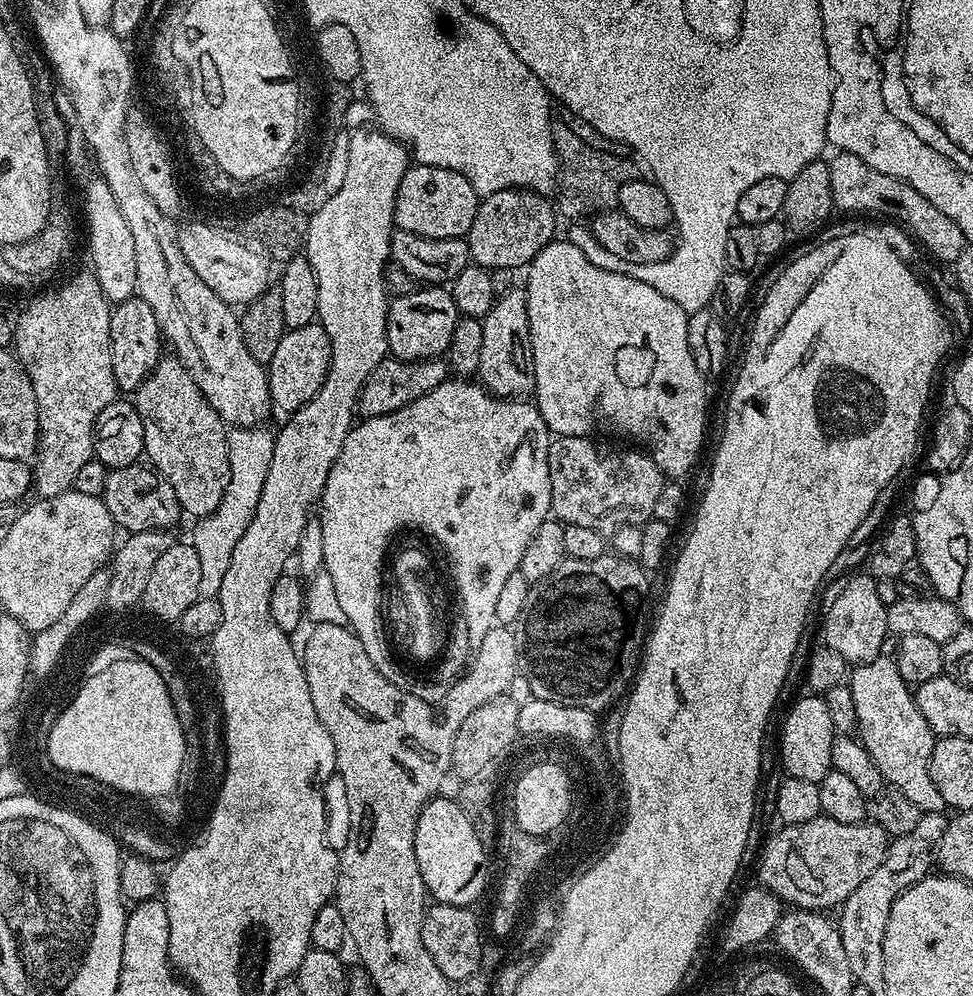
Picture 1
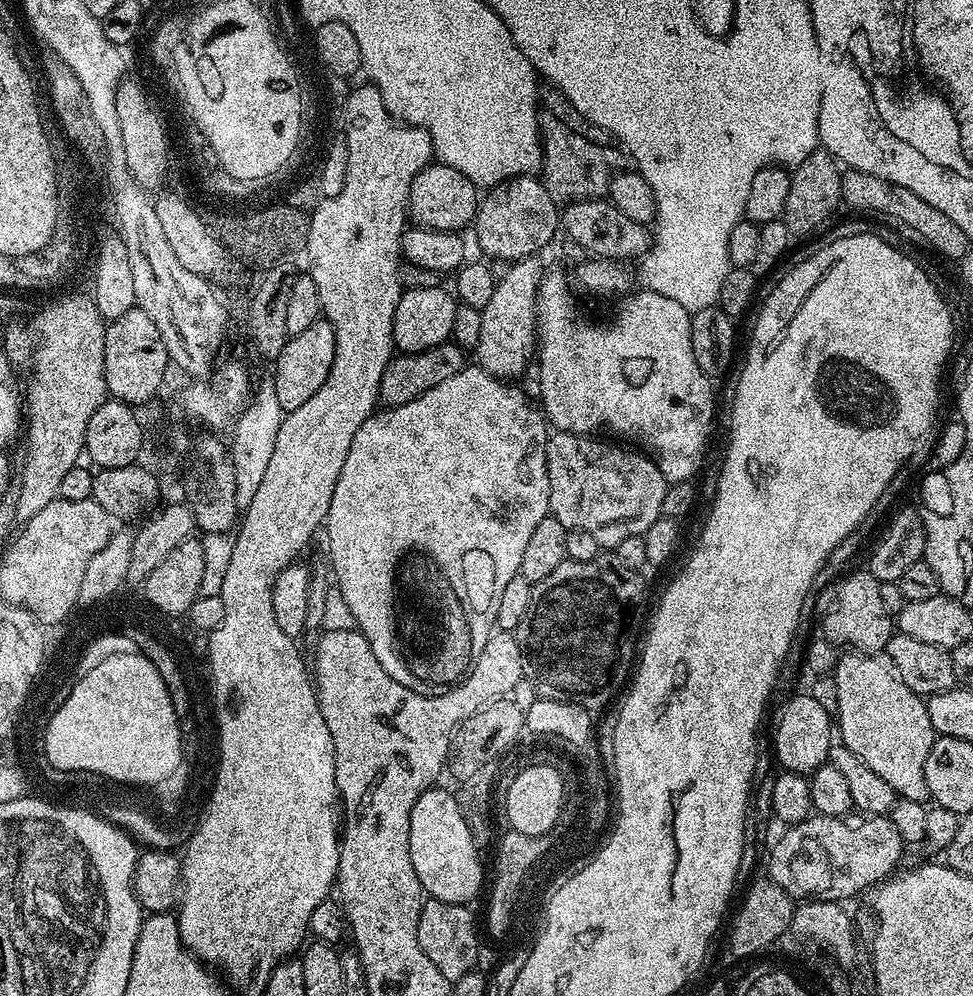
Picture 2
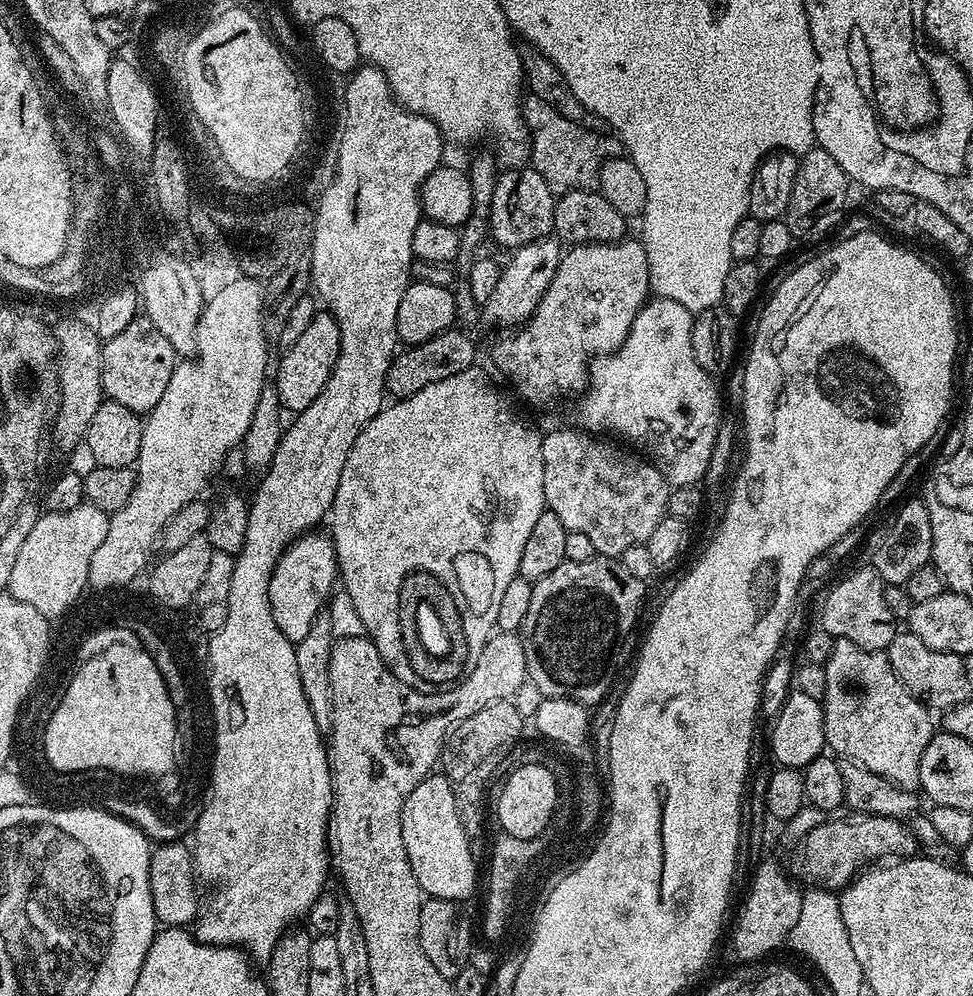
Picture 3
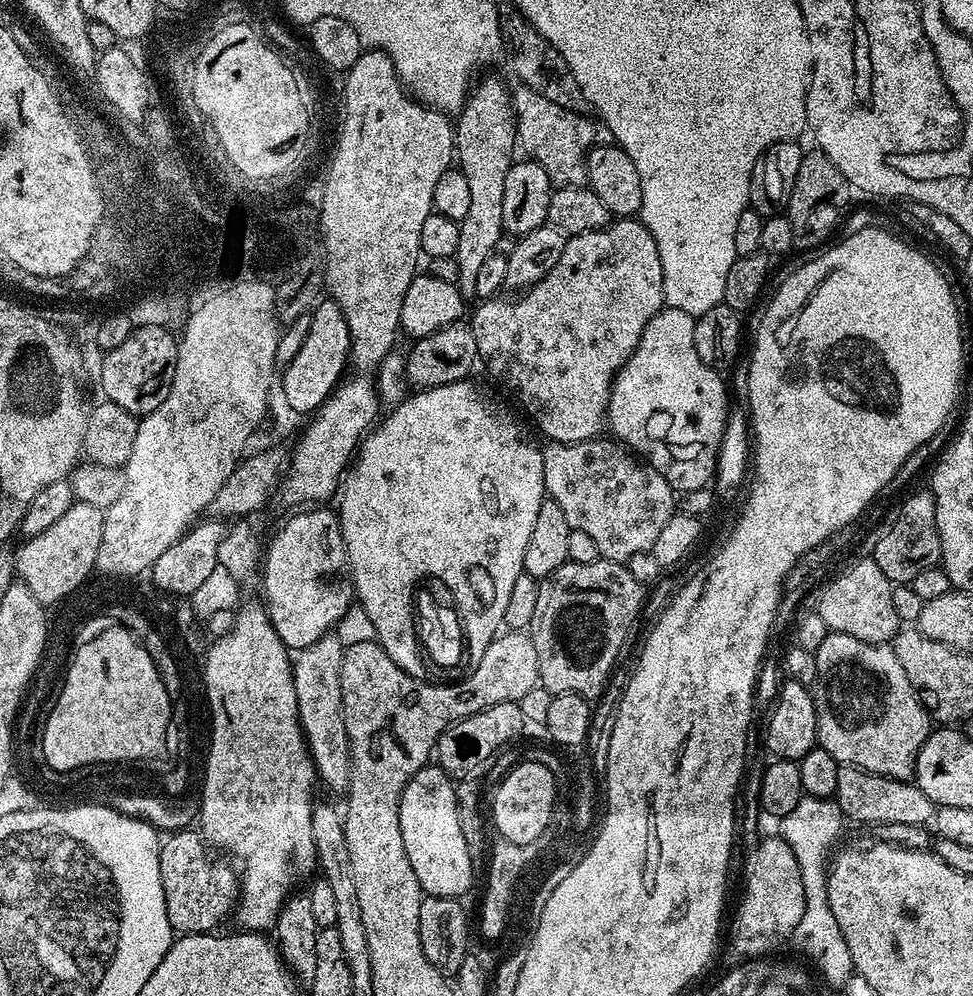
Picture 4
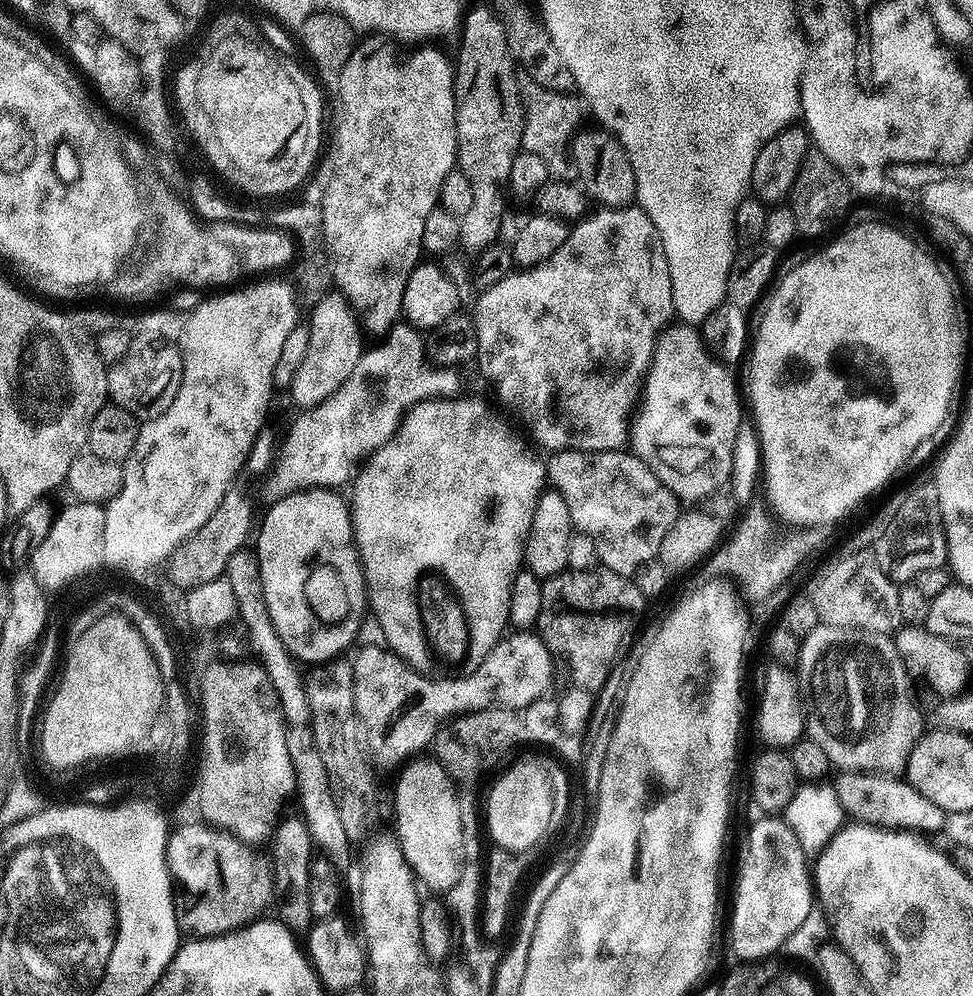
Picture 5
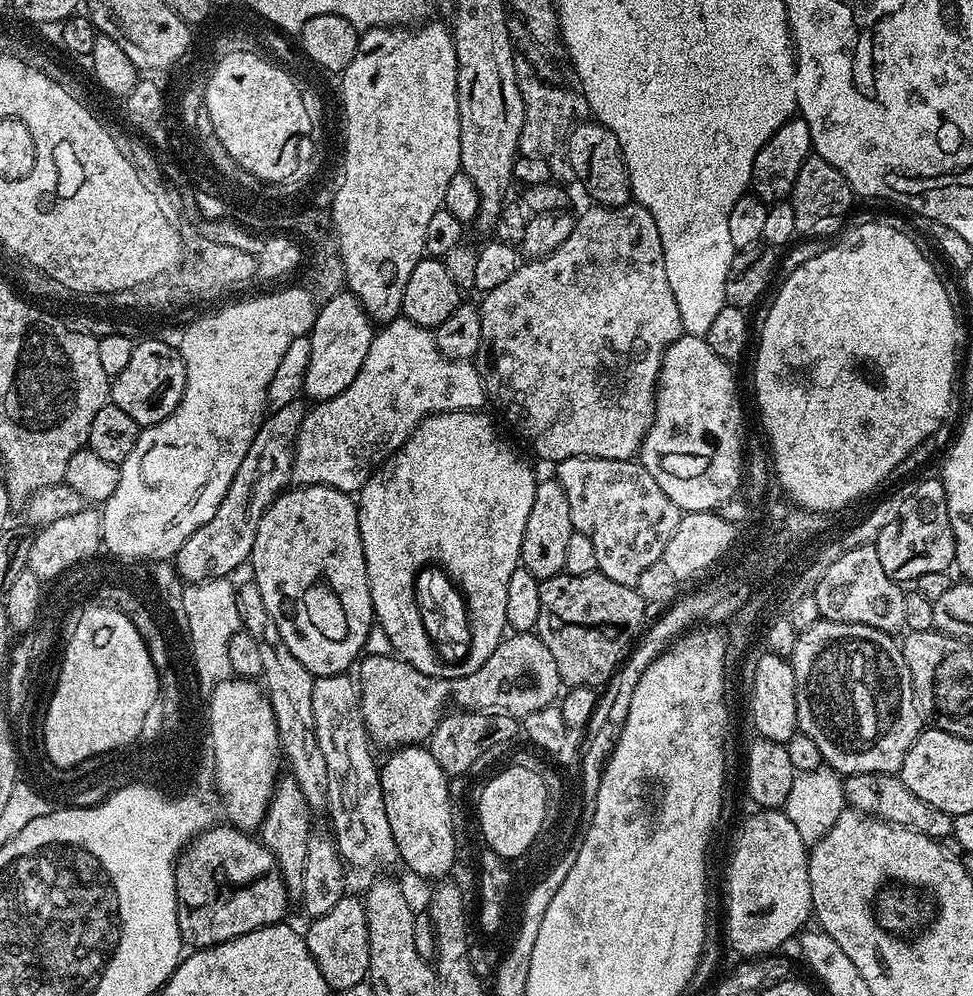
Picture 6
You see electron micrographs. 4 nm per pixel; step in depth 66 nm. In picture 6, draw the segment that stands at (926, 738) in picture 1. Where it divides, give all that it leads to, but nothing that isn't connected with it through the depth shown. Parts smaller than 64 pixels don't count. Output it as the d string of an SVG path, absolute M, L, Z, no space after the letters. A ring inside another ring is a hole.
M822 618L814 626L810 626L806 631L797 635L790 663L796 675L799 731L805 732L810 738L814 738L814 743L817 744L818 750L822 750L824 764L831 768L833 772L841 773L844 776L870 774L871 772L882 772L885 774L899 773L902 762L910 750L910 746L914 746L914 742L920 737L922 731L920 705L916 703L916 691L912 688L910 670L902 658L902 650L899 643L889 633L878 630L877 628L862 626L861 624L843 624L842 622L834 622L833 620Z

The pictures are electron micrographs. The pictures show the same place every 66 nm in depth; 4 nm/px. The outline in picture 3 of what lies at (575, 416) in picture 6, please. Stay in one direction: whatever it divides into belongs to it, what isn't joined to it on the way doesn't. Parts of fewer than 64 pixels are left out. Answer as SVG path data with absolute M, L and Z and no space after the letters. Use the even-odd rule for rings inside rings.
M631 238L615 244L578 244L560 257L560 265L542 302L527 324L515 329L513 336L500 340L492 348L492 364L516 387L516 392L532 404L552 404L563 396L575 397L588 386L588 369L597 356L617 352L630 334L630 326L643 304L650 299L648 249Z

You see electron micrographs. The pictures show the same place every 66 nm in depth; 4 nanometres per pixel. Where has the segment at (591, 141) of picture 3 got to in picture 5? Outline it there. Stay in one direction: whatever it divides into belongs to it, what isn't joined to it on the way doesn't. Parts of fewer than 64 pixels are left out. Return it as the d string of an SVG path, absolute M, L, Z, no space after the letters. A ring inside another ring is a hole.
M525 79L520 85L520 95L524 97L524 142L523 151L538 154L546 162L549 177L567 181L573 175L574 165L570 159L572 139L581 131L586 116L586 108L575 95L555 92L538 86L538 82Z

